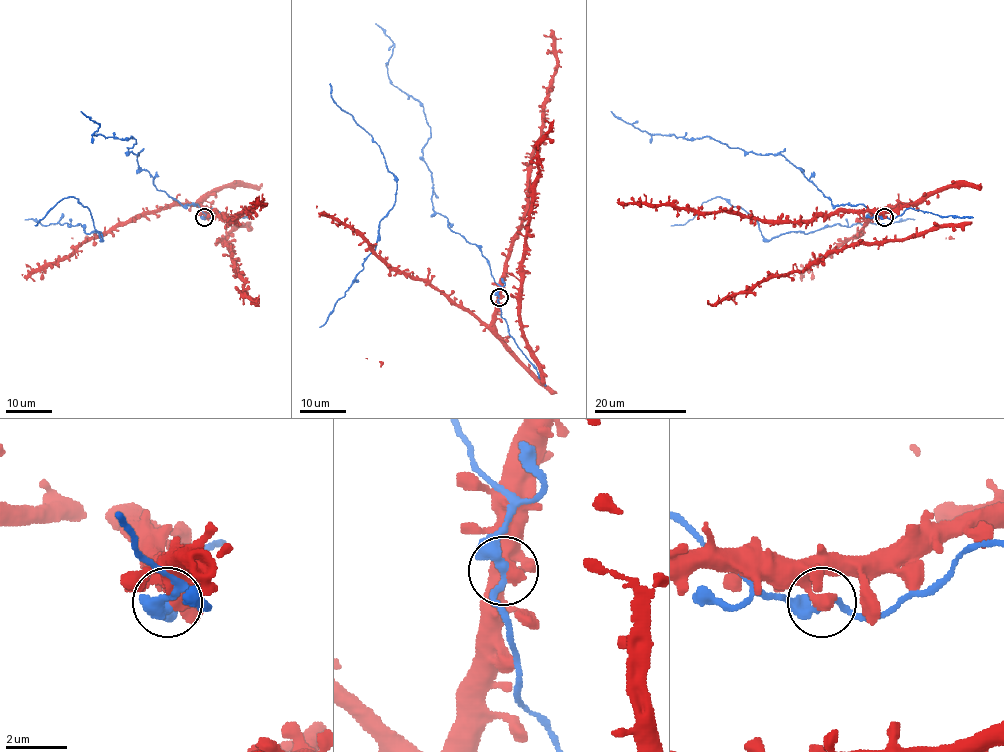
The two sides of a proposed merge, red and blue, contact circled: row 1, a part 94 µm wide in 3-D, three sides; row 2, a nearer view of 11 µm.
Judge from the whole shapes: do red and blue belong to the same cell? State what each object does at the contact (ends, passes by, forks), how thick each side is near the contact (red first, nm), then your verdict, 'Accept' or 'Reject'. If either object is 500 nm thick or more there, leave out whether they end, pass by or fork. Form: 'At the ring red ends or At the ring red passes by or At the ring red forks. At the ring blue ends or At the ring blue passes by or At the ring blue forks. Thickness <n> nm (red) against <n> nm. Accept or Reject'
At the ring red ends. At the ring blue passes by. Thickness 440 nm (red) against 300 nm. Reject

